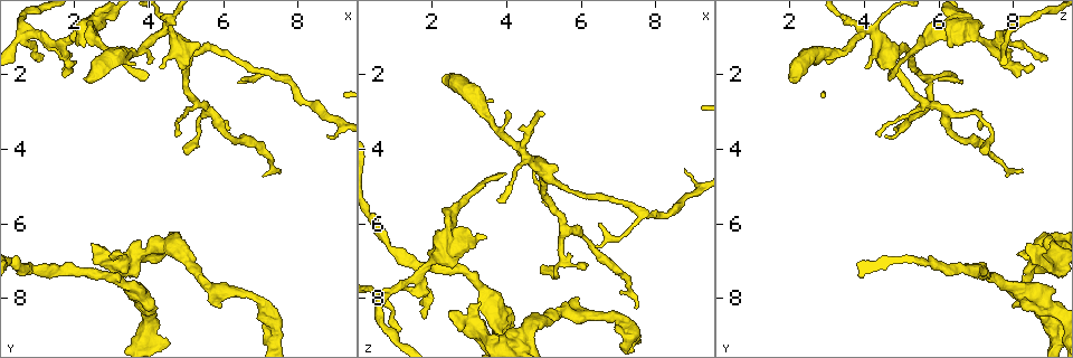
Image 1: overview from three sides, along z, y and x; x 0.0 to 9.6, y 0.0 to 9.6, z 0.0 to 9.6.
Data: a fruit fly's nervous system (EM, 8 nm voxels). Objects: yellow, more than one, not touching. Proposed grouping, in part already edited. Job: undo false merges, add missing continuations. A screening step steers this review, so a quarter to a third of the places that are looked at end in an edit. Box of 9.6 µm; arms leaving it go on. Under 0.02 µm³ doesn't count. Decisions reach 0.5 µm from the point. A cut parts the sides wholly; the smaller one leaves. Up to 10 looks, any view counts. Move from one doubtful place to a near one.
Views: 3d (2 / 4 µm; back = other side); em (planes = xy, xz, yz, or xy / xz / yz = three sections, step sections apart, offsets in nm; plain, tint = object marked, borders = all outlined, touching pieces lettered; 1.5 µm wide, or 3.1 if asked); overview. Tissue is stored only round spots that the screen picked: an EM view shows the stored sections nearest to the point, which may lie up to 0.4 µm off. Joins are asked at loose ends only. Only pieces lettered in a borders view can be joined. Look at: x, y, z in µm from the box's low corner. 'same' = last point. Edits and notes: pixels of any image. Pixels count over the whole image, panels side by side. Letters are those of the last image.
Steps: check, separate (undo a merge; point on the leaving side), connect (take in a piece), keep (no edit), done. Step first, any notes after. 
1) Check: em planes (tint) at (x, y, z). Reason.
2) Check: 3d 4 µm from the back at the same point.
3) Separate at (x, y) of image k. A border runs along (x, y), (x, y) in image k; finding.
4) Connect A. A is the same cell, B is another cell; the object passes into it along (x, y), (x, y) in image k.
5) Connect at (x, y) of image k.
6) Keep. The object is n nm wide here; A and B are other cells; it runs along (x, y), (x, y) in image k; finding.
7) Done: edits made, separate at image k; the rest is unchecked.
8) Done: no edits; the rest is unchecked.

Check: em xy step 4 (tint) at (7.50, 4.65, 8.25). An open end.

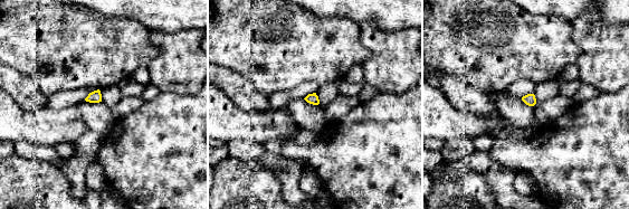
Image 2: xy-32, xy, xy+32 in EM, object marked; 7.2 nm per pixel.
Check: em planes (borders) at the same point.

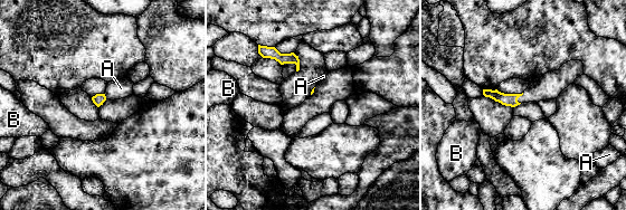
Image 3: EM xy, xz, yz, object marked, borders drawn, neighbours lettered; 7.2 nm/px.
Keep. The longest contact is with B, 120 nm; A and B are other cells; a border runs along (104, 94), (106, 98) in image 3; none of them fits.

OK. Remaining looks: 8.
Check: em planes (borders) at (5.00, 4.05, 7.20). Branch stops here.

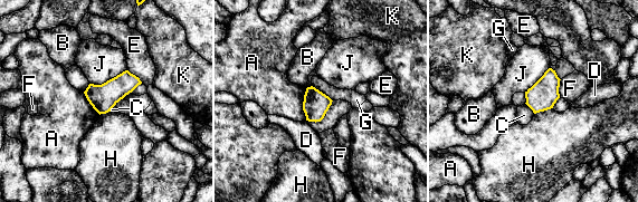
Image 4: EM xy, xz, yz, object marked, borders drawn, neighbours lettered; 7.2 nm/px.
Keep. The object is 190 nm wide here; the longest contact is with J, 300 nm; A, B, C, D, E, F, G, H, J and K are other cells; no lettered piece goes on from it.

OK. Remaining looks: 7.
Check: em planes (borders) at (3.95, 2.05, 4.60).

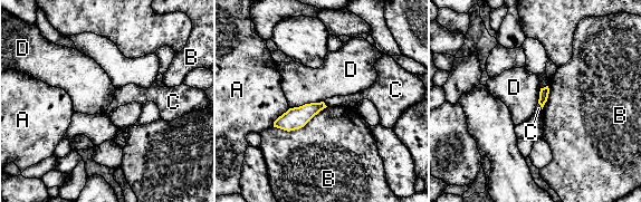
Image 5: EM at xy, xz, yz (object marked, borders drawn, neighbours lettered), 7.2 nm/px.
Keep. The object is 70 nm wide here; A, B, C and D are other cells; a border runs along (323, 100), (289, 108) in image 5; no lettered piece goes on from it.

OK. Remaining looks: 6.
Check: em xz step 4 (borders) at (1.10, 1.50, 8.85).

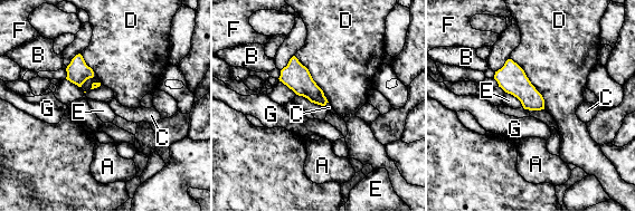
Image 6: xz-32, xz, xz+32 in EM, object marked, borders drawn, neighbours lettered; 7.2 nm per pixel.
Keep. The longest contact is with D, 440 nm; A, B, C, D, E, F and G are other cells; no lettered piece goes on from it.

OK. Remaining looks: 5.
Done: no edits; the rest is unchecked.

